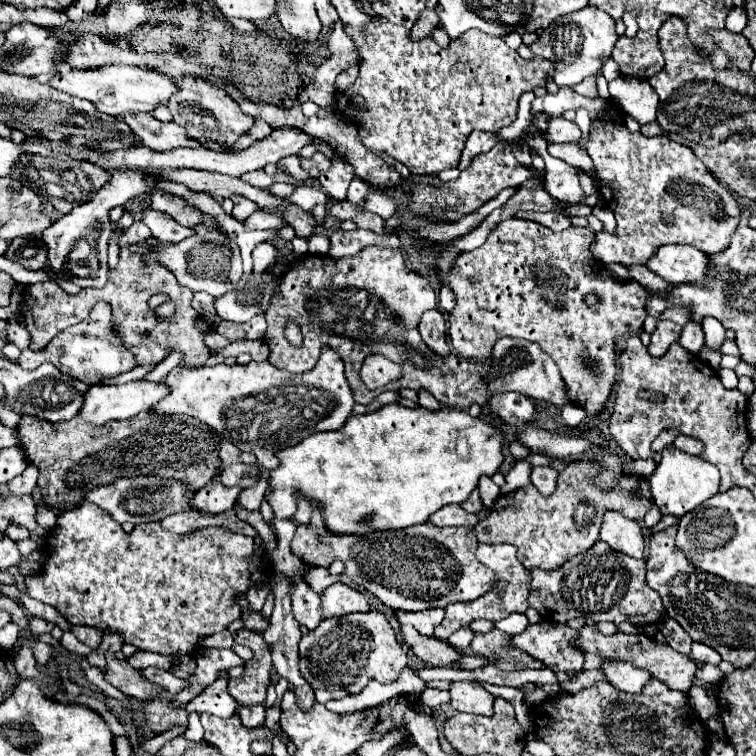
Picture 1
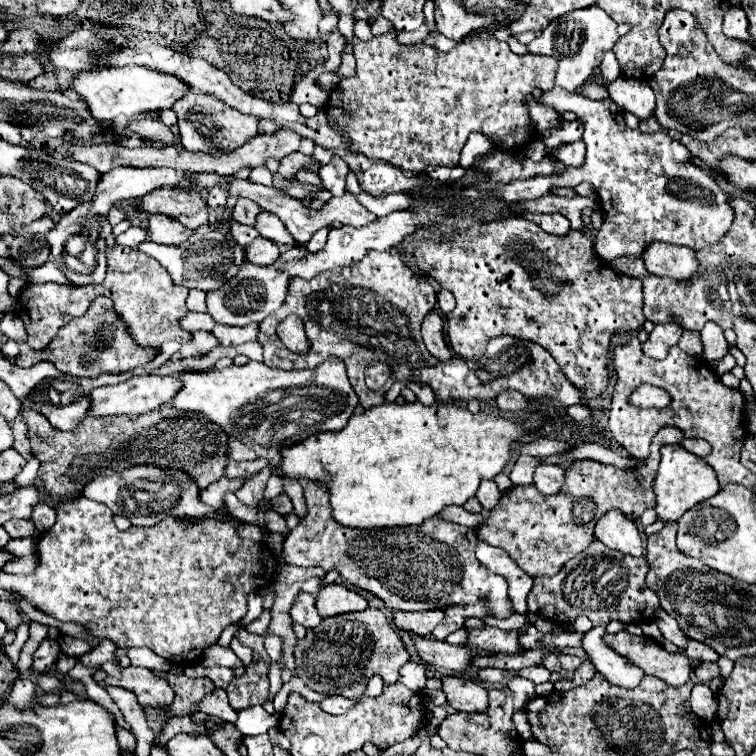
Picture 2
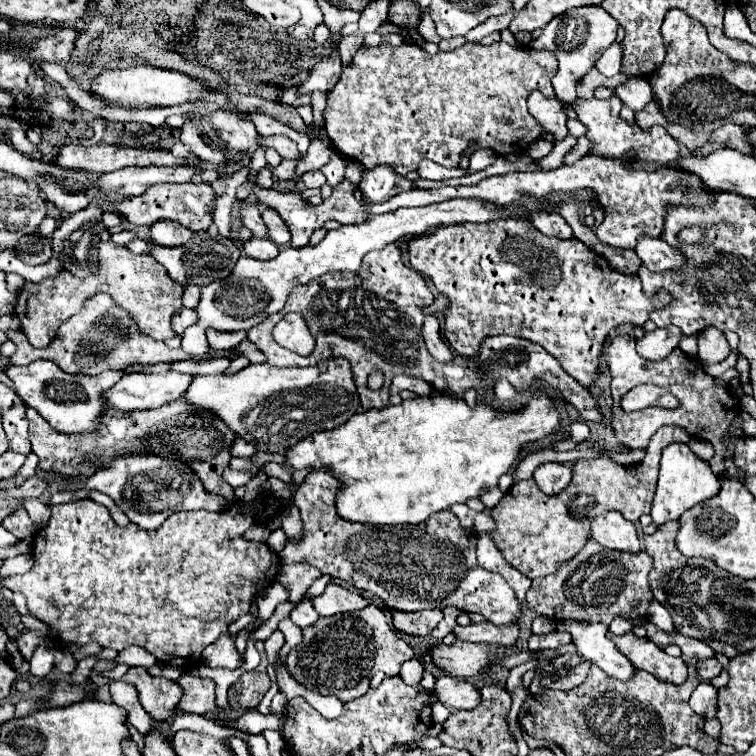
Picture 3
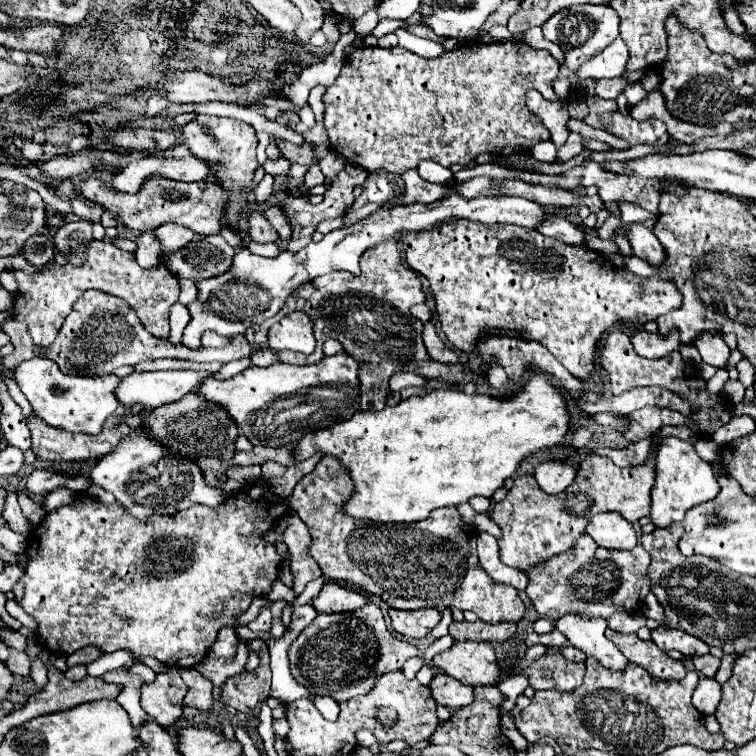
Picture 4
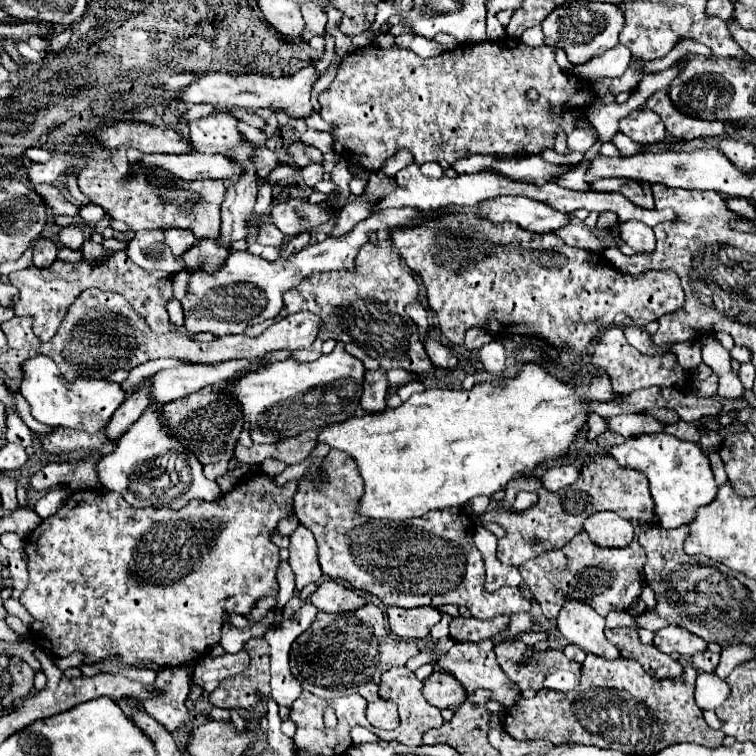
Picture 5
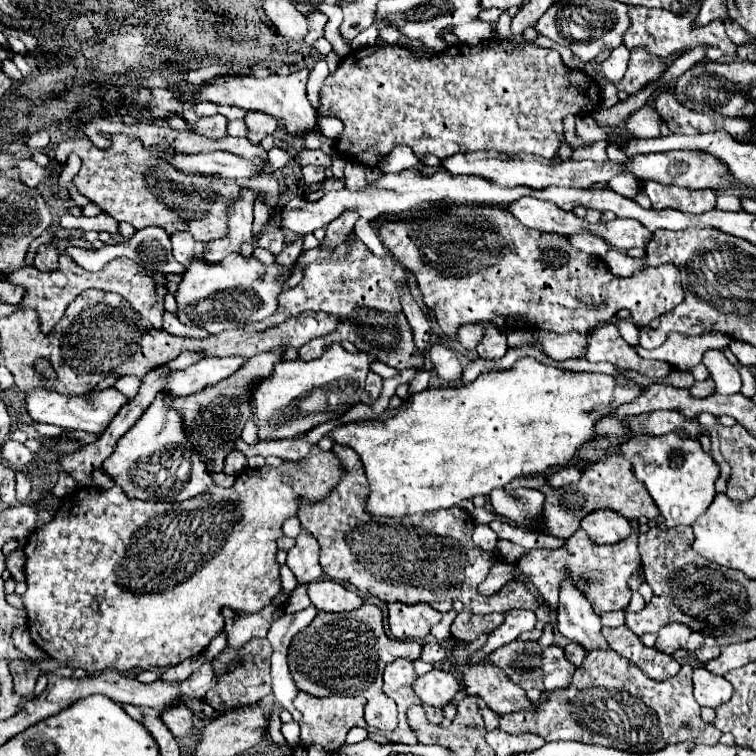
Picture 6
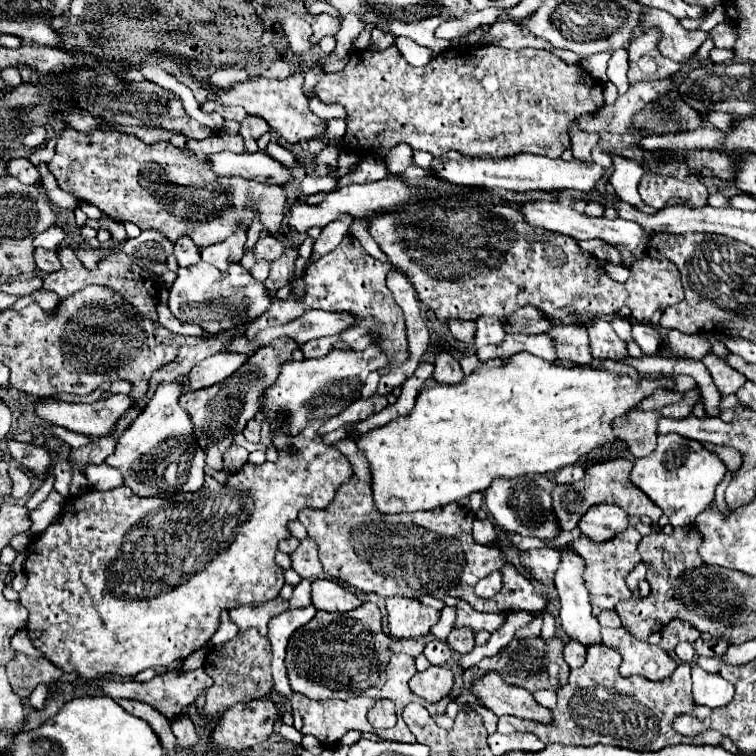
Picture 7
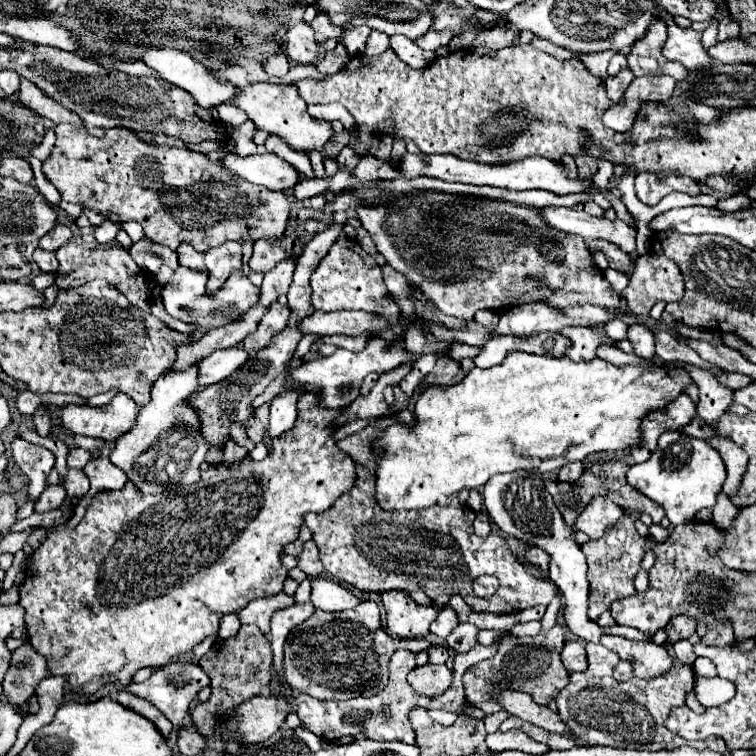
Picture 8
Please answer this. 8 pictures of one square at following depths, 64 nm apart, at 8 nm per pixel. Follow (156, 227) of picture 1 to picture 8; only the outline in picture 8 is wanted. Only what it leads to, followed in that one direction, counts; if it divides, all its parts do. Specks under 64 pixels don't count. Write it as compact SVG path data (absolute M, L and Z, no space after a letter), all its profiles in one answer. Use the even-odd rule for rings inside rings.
M180 244L176 252L178 252L180 266L186 266L186 268L204 268L204 256L198 250L194 250L192 244Z

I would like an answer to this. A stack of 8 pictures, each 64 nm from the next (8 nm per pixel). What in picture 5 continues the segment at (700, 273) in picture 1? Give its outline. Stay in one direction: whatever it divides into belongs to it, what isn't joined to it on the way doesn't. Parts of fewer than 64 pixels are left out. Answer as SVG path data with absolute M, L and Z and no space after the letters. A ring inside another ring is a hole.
M628 220L624 224L620 224L620 238L634 248L638 254L646 254L646 252L654 252L656 248L656 240L654 240L654 232L650 226L638 222L638 220Z

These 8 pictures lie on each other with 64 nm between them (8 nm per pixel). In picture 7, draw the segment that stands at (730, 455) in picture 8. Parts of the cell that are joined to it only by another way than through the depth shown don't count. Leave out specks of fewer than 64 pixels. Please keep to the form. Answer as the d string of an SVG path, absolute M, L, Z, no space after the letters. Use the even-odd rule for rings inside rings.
M712 446L710 450L722 458L722 462L728 466L730 472L738 470L738 466L742 462L742 456L734 448L730 448L730 446Z

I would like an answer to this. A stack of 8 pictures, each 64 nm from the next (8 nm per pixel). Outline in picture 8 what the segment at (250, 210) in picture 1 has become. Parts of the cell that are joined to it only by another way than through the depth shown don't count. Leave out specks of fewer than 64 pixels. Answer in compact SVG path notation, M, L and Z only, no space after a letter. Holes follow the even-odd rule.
M256 240L254 242L254 254L250 258L250 268L256 272L268 272L282 258L286 258L286 252L280 246L276 246L270 240Z

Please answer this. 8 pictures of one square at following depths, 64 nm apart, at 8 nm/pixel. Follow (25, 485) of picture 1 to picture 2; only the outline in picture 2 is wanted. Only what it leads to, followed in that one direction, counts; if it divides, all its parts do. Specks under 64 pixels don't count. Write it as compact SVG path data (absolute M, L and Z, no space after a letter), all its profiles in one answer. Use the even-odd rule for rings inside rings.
M30 458L28 464L22 468L22 472L14 478L16 486L18 486L18 488L24 488L24 486L34 484L34 482L36 482L36 474L38 474L38 466L40 466L38 460L36 460L36 458Z

